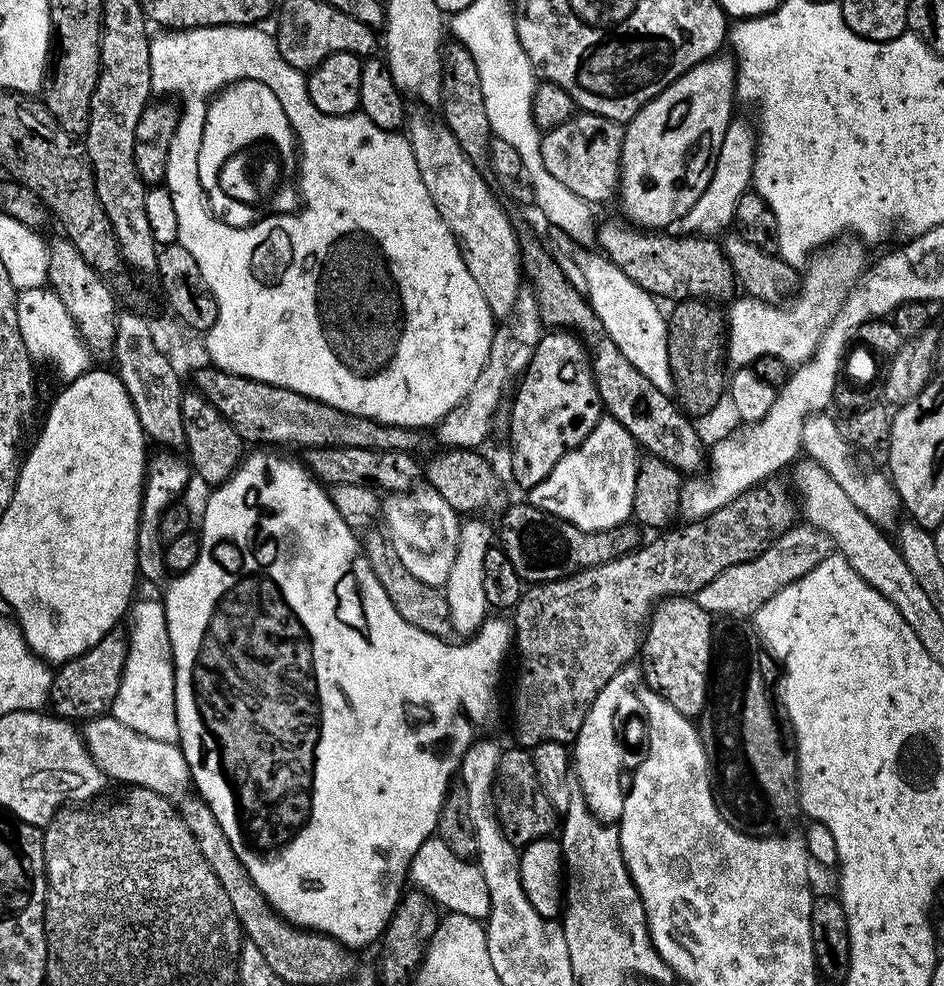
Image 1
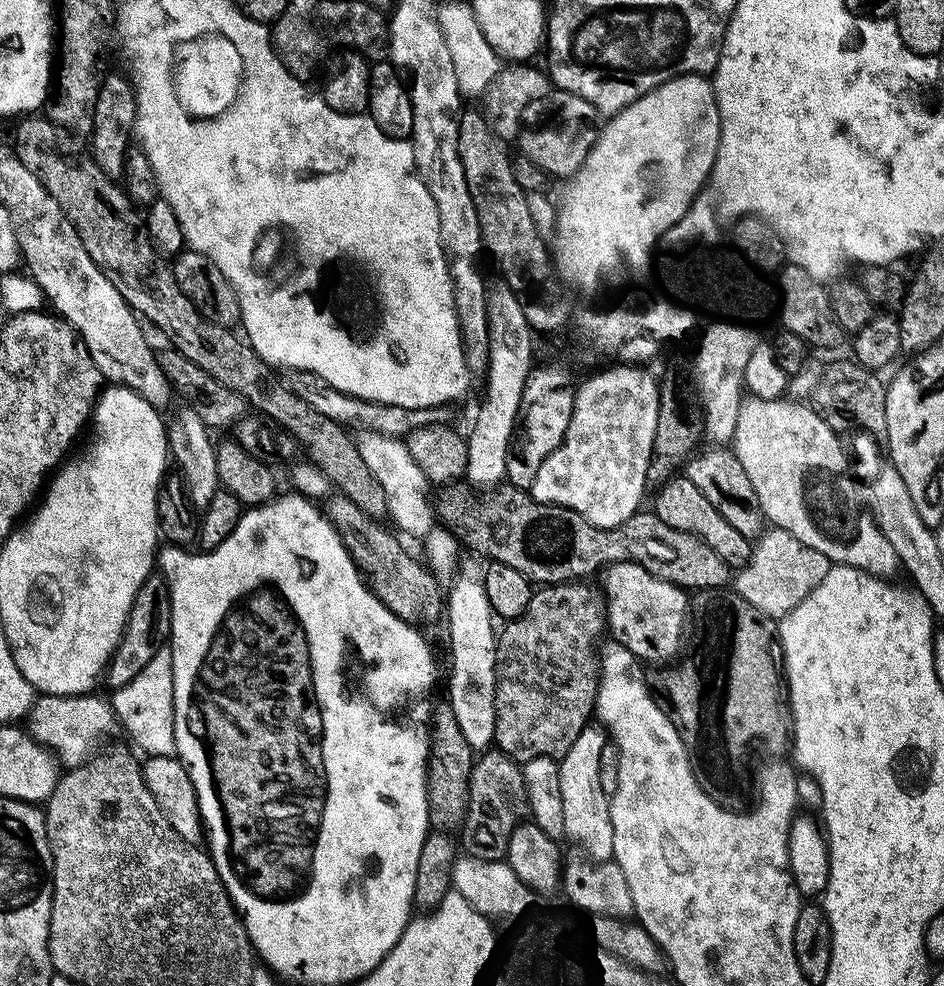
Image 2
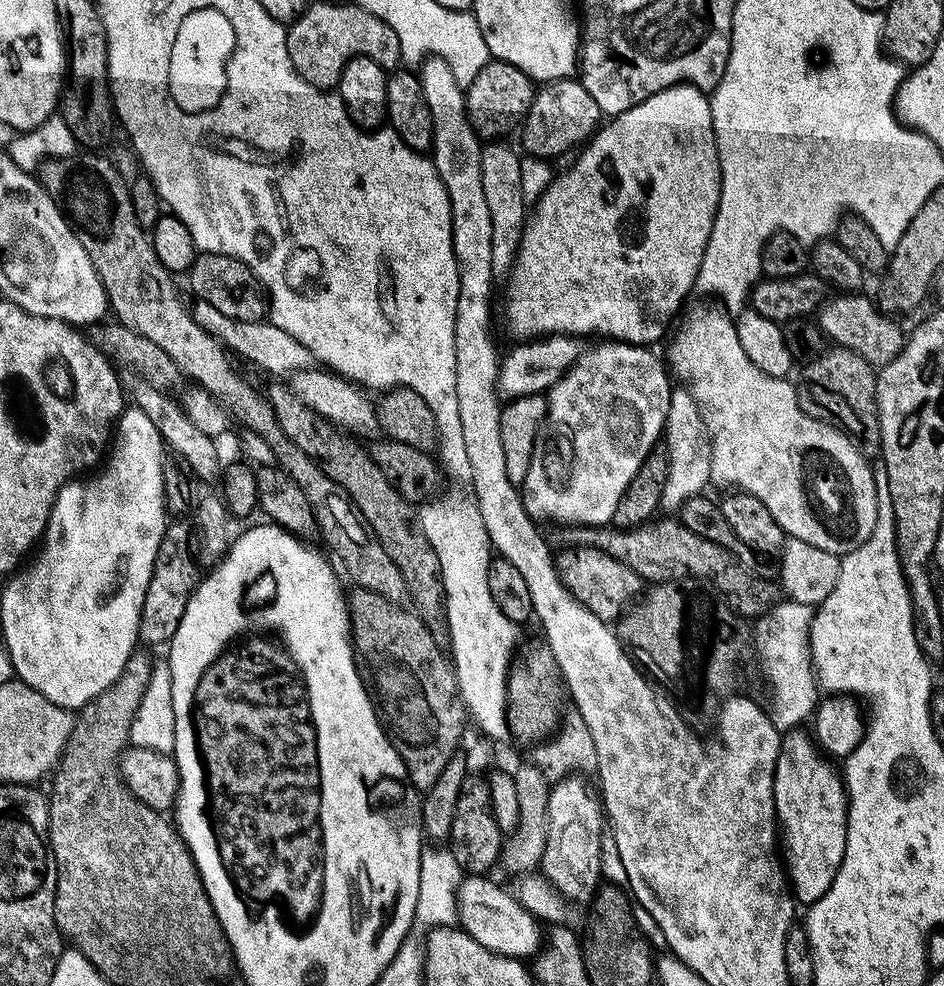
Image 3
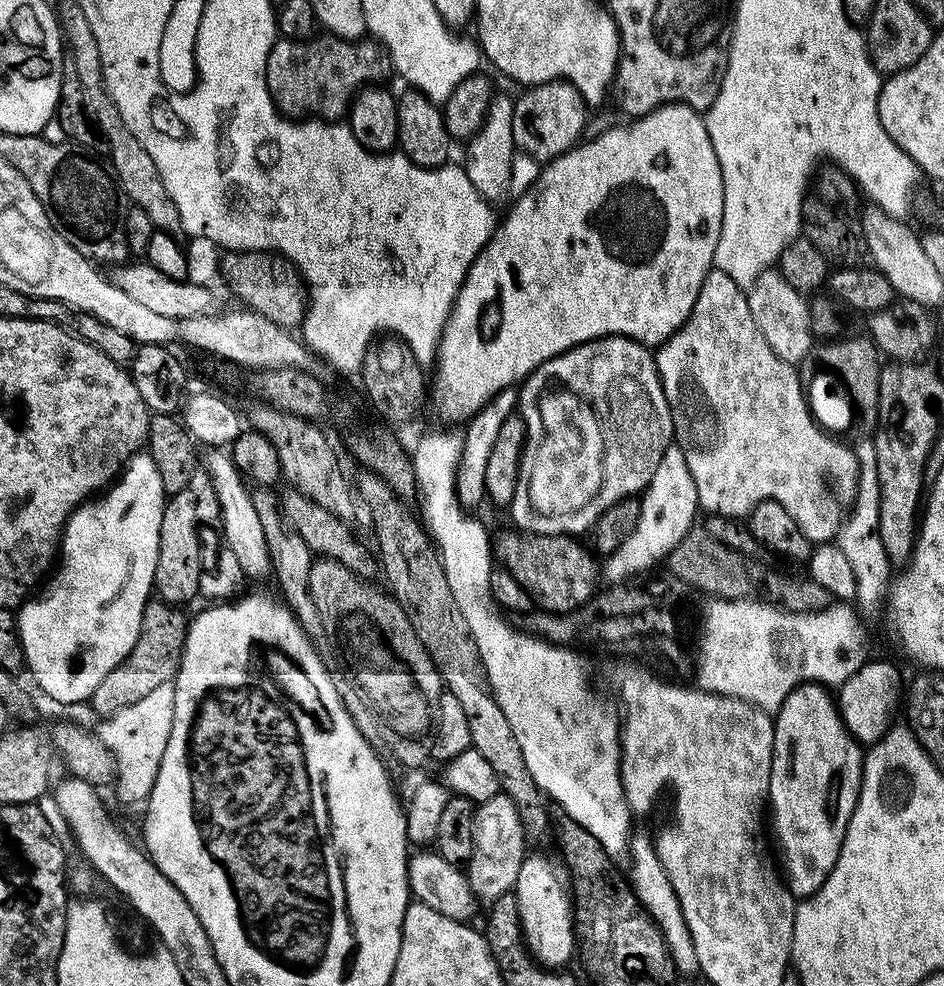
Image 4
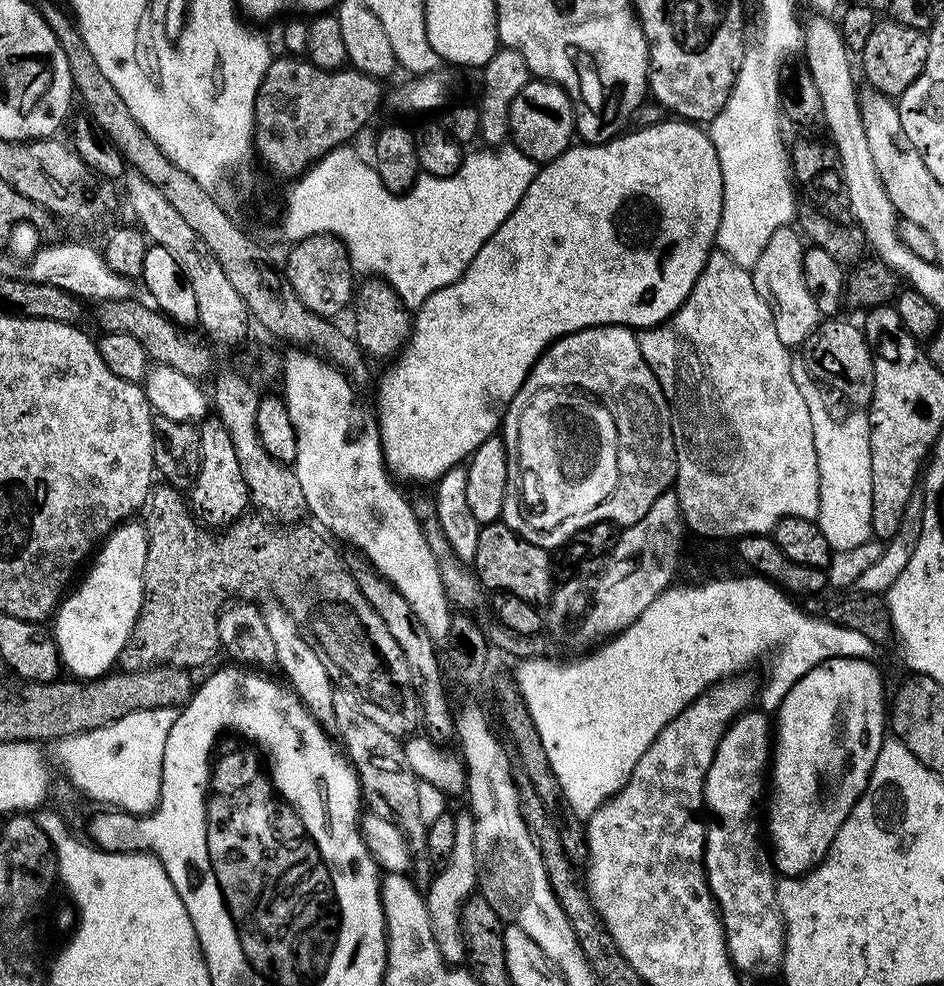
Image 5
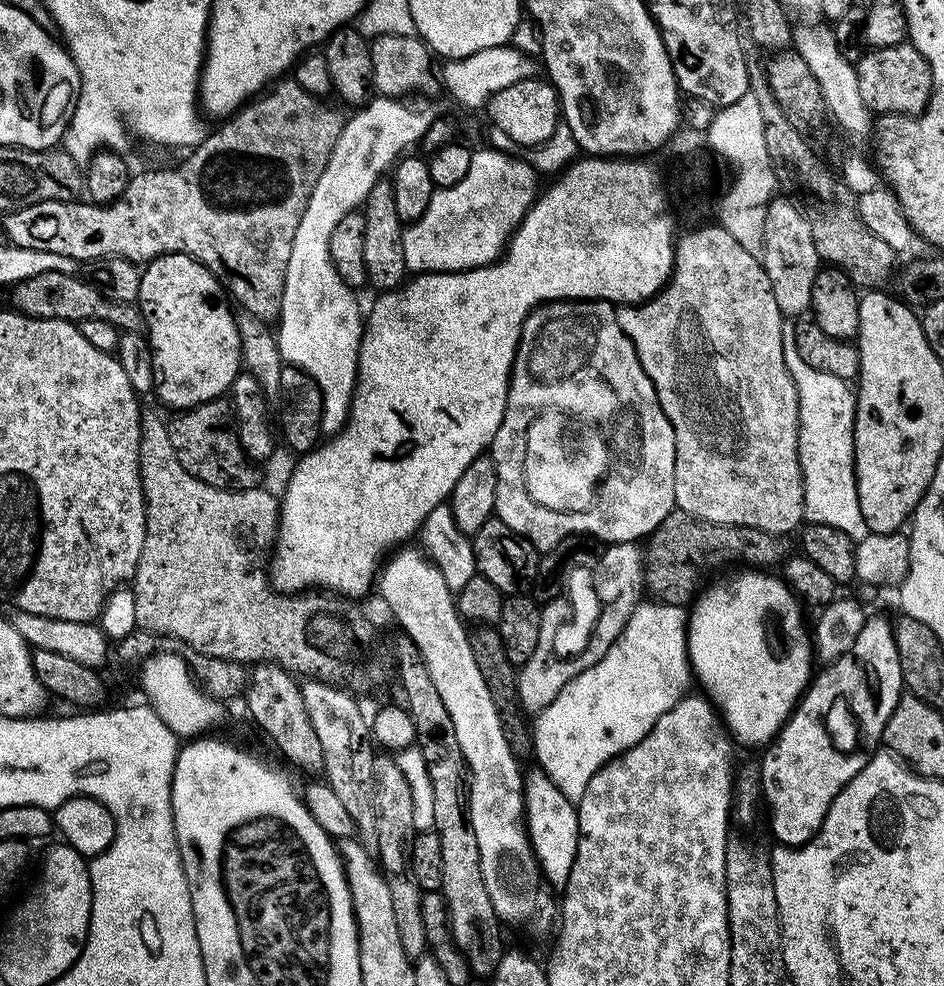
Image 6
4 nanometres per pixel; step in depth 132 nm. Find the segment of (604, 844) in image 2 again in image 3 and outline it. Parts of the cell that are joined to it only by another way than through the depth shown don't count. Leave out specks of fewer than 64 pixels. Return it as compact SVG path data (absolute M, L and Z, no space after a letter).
M573 774L551 785L546 850L539 867L545 879L564 895L564 899L577 905L587 905L601 887L600 842L606 828L602 801L593 785L591 788L584 780L587 779L583 775Z

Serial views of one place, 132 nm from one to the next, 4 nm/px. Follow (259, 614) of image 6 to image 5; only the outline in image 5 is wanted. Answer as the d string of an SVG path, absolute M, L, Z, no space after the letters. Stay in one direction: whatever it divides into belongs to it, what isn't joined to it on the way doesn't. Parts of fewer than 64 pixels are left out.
M175 486L163 487L153 487L146 505L146 513L148 512L148 520L146 519L148 549L146 550L146 566L144 567L144 601L140 607L138 618L134 622L134 630L126 642L124 651L120 654L118 664L123 671L136 672L139 668L156 665L185 670L202 667L221 647L218 626L216 625L221 609L233 598L256 598L256 595L268 584L269 590L276 595L273 596L275 603L282 605L288 611L290 618L294 620L297 627L300 628L300 633L306 638L306 642L312 646L314 654L318 654L318 662L322 662L322 666L326 666L326 674L332 679L333 685L339 691L349 692L352 699L359 701L365 714L370 718L370 722L378 722L378 726L382 726L382 730L386 730L386 734L397 738L407 738L421 727L420 703L416 697L414 682L410 682L410 669L406 666L406 658L402 658L402 650L399 649L398 642L394 642L390 630L386 630L386 622L382 622L382 618L378 618L378 610L374 610L374 606L370 606L370 602L366 602L366 598L362 598L362 590L358 590L354 578L350 578L348 567L344 565L343 555L339 551L336 553L335 546L337 547L337 545L319 527L308 522L297 522L291 526L277 526L259 515L256 517L252 516L253 514L245 514L233 524L229 524L227 528L213 534L198 523L195 515L190 511L189 501L185 497L184 500L180 497L183 496L181 489Z

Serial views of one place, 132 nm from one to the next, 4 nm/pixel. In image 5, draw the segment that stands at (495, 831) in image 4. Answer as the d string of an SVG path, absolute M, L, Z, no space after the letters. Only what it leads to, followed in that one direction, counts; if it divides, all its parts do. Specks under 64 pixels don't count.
M457 811L456 833L454 834L454 850L443 865L444 868L432 880L432 885L426 888L430 926L434 934L434 942L438 942L438 950L449 966L456 966L465 959L466 941L464 931L460 929L460 913L469 896L478 888L478 865L476 862L476 825L471 811Z

